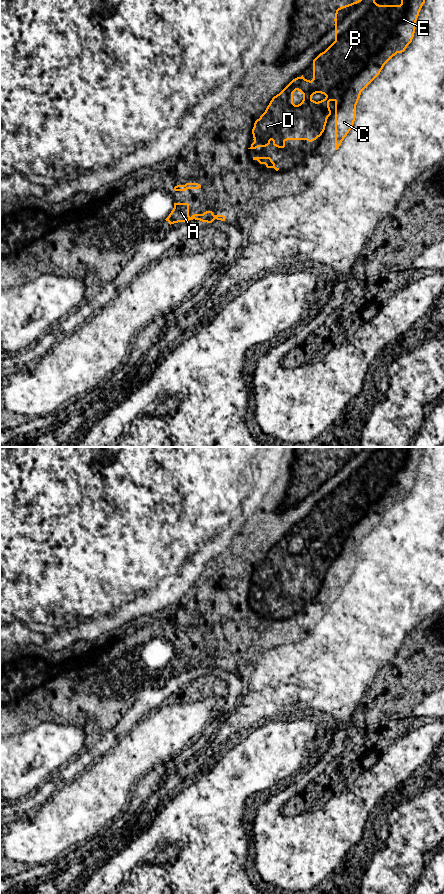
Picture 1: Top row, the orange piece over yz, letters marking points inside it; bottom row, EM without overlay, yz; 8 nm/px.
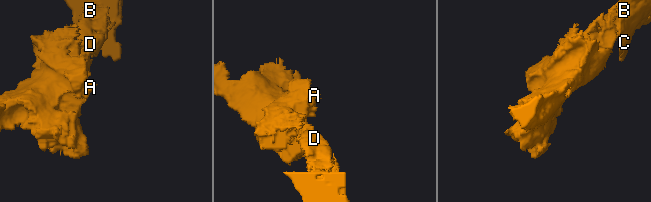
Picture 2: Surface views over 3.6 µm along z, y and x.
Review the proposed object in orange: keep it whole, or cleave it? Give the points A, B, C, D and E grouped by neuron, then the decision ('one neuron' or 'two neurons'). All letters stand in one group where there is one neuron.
A B C D E; one neuron

